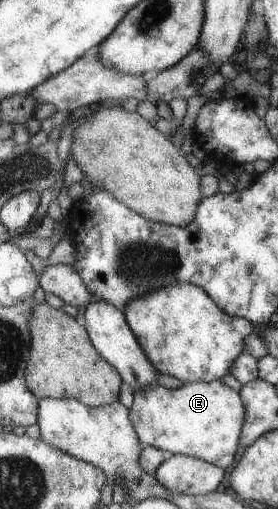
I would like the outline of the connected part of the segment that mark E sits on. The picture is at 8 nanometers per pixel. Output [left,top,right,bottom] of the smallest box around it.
[129,379,245,469]

